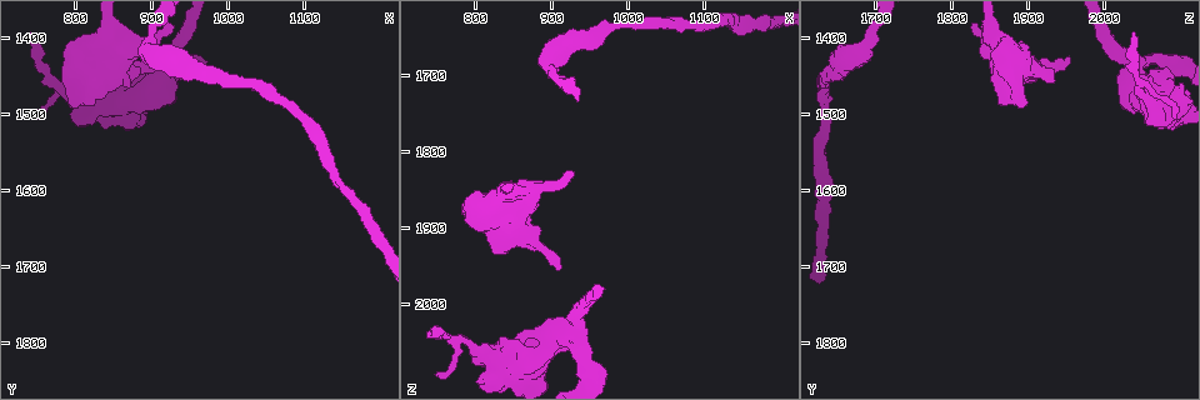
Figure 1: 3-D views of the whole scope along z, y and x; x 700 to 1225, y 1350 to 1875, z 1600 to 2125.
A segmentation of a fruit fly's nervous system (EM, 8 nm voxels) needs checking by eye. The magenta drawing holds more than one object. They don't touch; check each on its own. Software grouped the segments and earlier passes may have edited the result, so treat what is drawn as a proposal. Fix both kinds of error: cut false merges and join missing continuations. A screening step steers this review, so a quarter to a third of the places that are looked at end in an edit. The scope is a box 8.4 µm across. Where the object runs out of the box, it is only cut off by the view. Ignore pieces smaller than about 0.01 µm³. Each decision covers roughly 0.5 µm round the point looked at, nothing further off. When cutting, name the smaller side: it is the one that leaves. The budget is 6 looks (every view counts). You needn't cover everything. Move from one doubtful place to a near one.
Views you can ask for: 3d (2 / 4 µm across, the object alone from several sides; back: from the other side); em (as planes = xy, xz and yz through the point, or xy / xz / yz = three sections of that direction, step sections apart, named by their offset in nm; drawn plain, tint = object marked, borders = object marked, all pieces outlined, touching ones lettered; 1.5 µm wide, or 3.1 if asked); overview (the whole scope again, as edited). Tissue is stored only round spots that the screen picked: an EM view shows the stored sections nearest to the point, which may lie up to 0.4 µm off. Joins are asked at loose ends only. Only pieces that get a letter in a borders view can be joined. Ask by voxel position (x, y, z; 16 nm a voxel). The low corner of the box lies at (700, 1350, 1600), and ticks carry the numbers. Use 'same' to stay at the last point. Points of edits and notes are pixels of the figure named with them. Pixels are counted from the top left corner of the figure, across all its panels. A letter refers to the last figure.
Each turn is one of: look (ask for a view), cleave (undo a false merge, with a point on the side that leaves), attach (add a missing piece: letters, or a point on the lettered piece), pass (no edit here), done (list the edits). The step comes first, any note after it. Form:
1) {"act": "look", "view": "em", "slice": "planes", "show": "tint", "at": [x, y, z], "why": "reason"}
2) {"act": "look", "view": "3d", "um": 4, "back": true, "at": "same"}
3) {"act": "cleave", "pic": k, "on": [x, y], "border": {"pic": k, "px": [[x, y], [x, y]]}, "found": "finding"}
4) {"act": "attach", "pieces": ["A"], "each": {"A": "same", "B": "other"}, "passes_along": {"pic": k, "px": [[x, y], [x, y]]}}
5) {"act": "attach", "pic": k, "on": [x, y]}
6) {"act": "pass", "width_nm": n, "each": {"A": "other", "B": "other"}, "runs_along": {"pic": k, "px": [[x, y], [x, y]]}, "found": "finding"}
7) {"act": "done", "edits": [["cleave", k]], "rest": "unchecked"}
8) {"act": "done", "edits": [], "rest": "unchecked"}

{"act": "look", "view": "em", "slice": "planes", "show": "tint", "at": [905, 1430, 1665], "why": "calibre changes"}

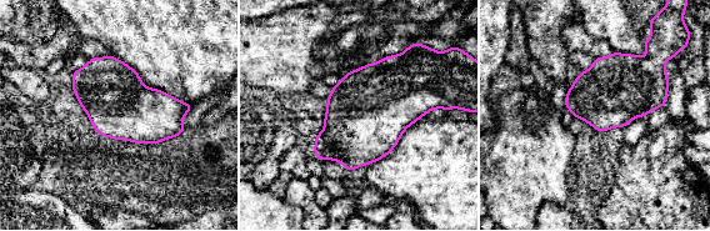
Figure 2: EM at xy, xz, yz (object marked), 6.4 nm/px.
{"act": "look", "view": "em", "slice": "planes", "show": "borders", "at": "same", "why": "see the neighbours"}

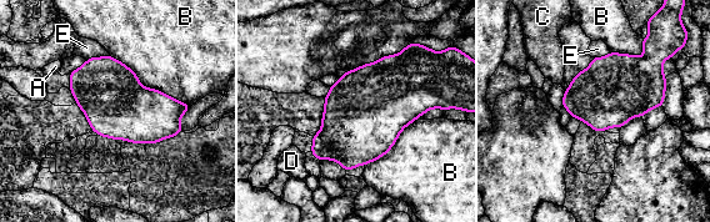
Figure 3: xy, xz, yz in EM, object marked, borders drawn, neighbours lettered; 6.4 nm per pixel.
{"act": "pass", "each": {"A": "other", "B": "other", "C": "other", "D": "other", "E": "other"}, "border": {"pic": 3, "px": [[110, 55], [143, 85], [190, 106]]}, "found": "one neuron here"}

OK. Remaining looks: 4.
{"act": "look", "view": "em", "slice": "xy", "step": 4, "show": "borders", "at": [735, 1390, 2035], "why": "an open end"}

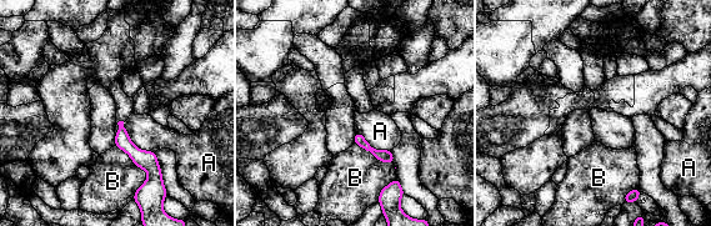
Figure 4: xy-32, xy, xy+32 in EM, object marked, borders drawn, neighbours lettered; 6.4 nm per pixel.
{"act": "look", "view": "em", "slice": "planes", "show": "borders", "at": "same", "why": "cut it another way"}

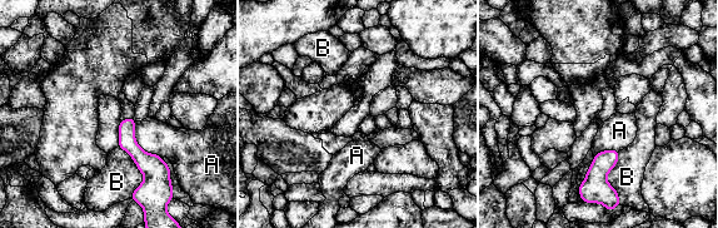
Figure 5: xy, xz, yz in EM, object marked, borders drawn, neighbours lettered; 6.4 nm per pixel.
{"act": "pass", "each": {"A": "other", "B": "other"}, "found": "no lettered piece goes on from it"}

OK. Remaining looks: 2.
{"act": "look", "view": "3d", "um": 4, "back": true, "at": [745, 1505, 2090], "why": "an open end"}

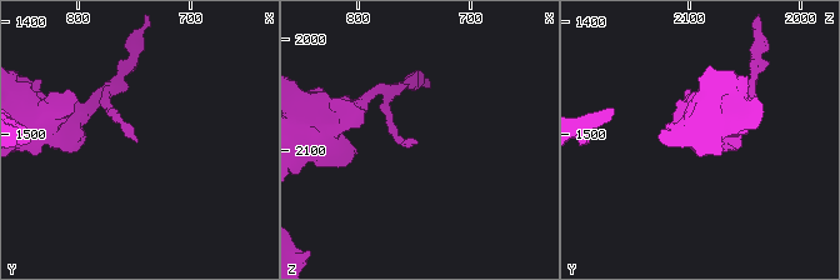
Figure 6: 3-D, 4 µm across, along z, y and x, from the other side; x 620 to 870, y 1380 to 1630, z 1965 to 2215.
{"act": "look", "view": "em", "slice": "planes", "show": "borders", "at": [748, 1504, 2090]}

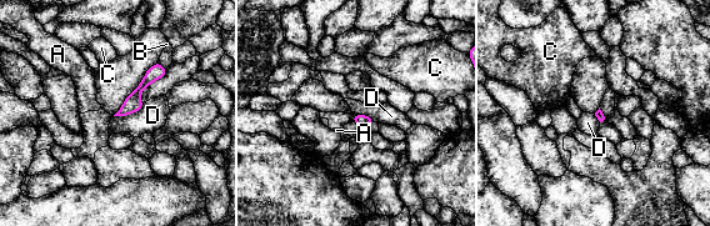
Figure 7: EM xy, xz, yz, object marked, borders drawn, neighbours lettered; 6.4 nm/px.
{"act": "pass", "each": {"A": "other", "B": "other", "C": "other", "D": "other"}, "border": {"pic": 7, "px": [[144, 104], [125, 115], [113, 115]]}, "found": "none of them fits"}

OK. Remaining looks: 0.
{"act": "done", "edits": [], "rest": "unchecked"}

